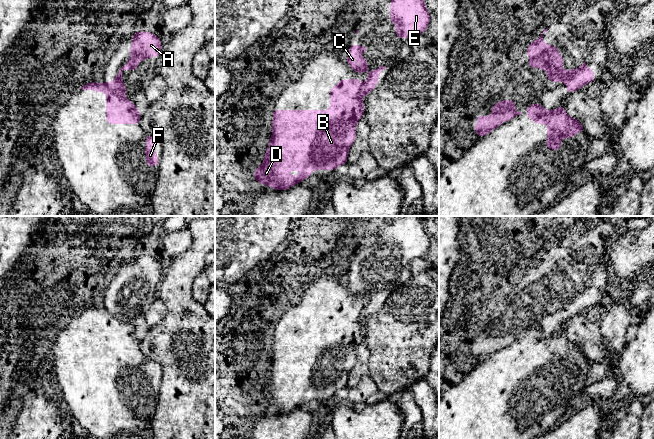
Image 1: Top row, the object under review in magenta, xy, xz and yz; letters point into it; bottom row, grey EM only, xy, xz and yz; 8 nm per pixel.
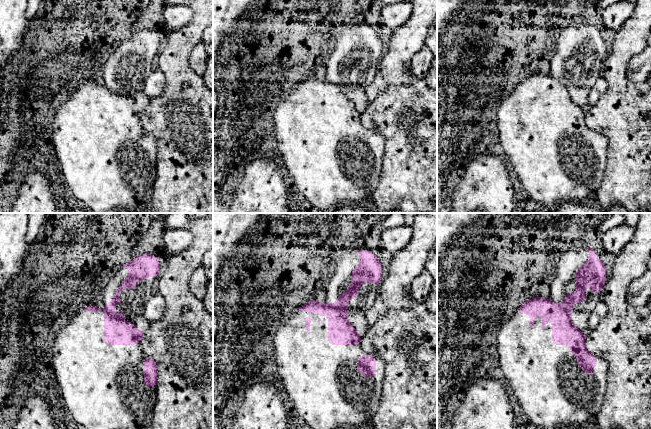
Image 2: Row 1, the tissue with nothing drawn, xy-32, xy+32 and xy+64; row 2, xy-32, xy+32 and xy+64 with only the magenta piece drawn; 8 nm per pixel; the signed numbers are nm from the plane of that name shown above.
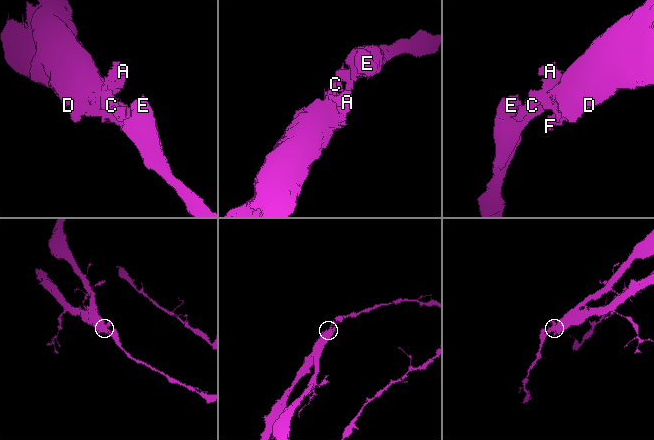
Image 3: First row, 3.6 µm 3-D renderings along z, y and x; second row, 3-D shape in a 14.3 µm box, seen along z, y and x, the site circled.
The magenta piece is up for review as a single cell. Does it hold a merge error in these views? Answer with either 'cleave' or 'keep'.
cleave

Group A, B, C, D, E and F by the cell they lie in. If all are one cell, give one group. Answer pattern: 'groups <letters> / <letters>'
groups A C E / B D F

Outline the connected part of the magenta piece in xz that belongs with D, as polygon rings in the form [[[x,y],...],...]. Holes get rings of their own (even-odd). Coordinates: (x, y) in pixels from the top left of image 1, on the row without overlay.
[[[359,303],[339,304],[330,314],[329,334],[273,334],[272,360],[263,387],[255,393],[255,405],[276,414],[287,414],[312,400],[313,394],[335,394],[347,387],[349,372],[356,362],[356,348],[364,338],[361,320],[362,306]],[[289,394],[300,394],[299,400],[289,400]]]

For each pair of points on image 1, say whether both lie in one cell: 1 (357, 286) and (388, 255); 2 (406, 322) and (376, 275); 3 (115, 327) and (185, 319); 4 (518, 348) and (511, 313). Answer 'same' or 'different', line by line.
1: same
2: different
3: different
4: different

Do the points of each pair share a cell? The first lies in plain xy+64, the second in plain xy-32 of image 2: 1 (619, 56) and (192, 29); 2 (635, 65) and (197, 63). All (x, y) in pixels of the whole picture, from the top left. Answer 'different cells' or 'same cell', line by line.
1: same cell
2: same cell

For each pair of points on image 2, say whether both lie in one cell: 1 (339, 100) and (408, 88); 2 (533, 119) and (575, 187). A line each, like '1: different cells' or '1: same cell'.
1: different cells
2: same cell

